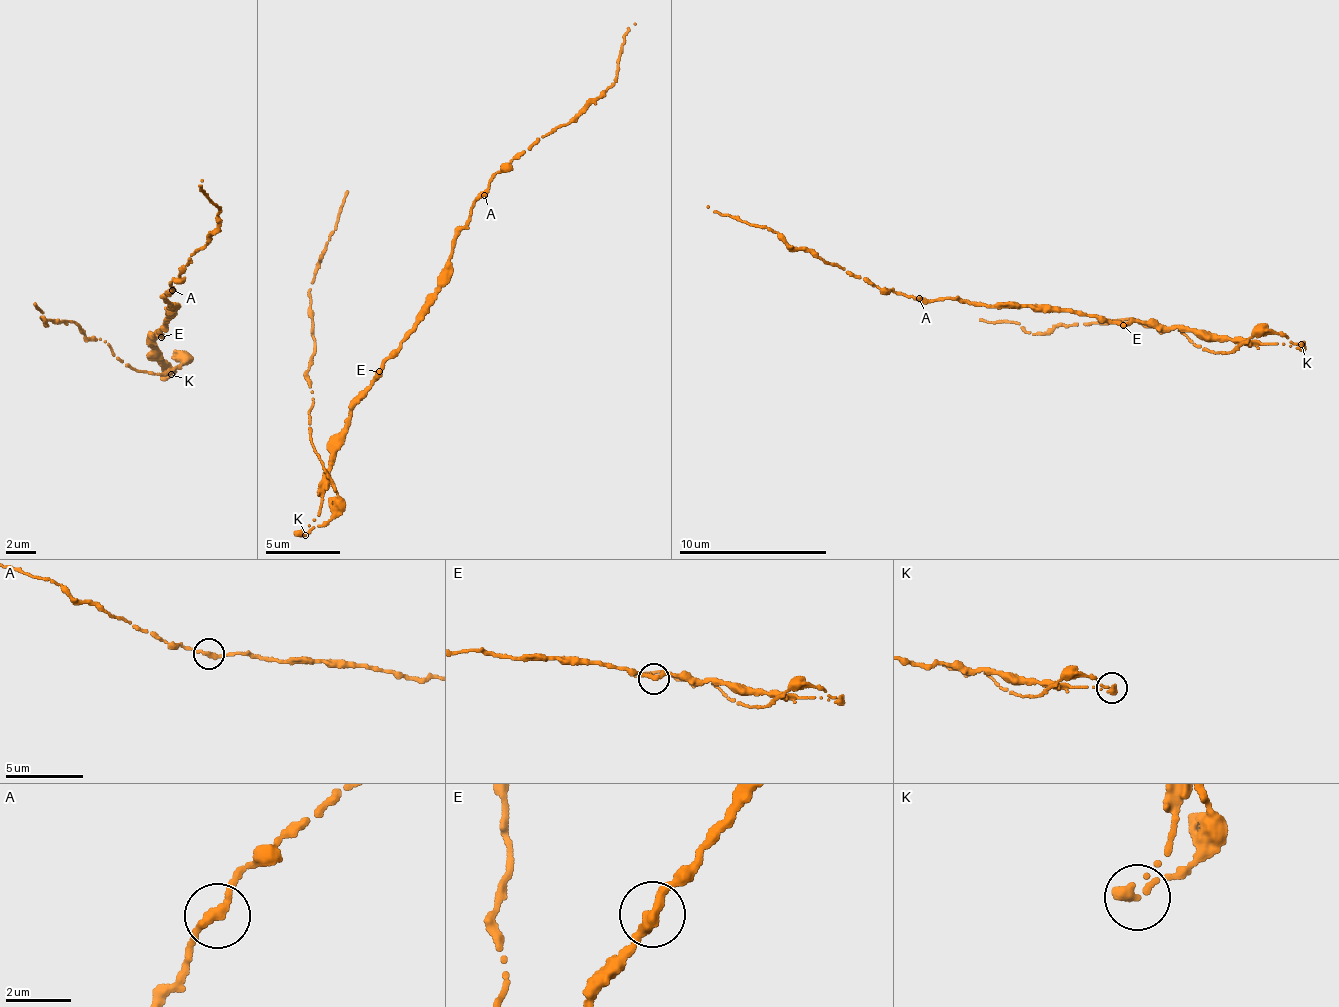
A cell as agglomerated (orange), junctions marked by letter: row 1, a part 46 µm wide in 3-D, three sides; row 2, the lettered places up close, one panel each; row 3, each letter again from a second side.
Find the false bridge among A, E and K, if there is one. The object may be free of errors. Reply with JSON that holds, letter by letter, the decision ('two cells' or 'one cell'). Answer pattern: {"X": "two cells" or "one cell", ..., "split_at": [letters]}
{"A": "one cell", "E": "one cell", "K": "two cells", "split_at": ["K"]}

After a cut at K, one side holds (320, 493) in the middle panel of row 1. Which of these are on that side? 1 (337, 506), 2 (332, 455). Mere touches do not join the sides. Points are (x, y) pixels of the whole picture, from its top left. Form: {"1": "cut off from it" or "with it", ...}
{"1": "cut off from it", "2": "with it"}

